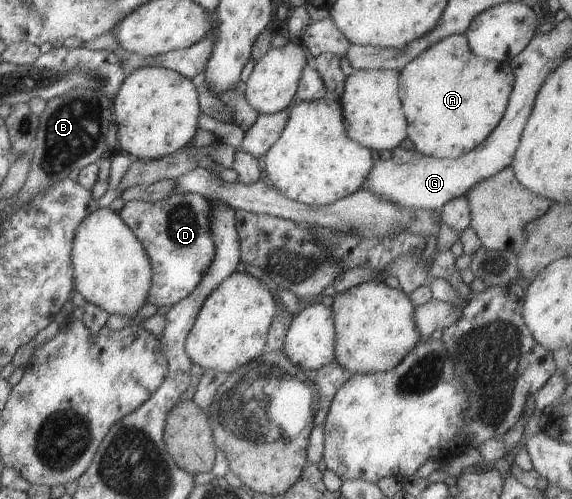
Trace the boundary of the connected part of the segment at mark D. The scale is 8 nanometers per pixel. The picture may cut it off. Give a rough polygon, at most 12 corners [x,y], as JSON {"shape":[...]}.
{"shape":[[175,193],[118,215],[149,257],[145,303],[169,307],[215,253],[210,201]]}

